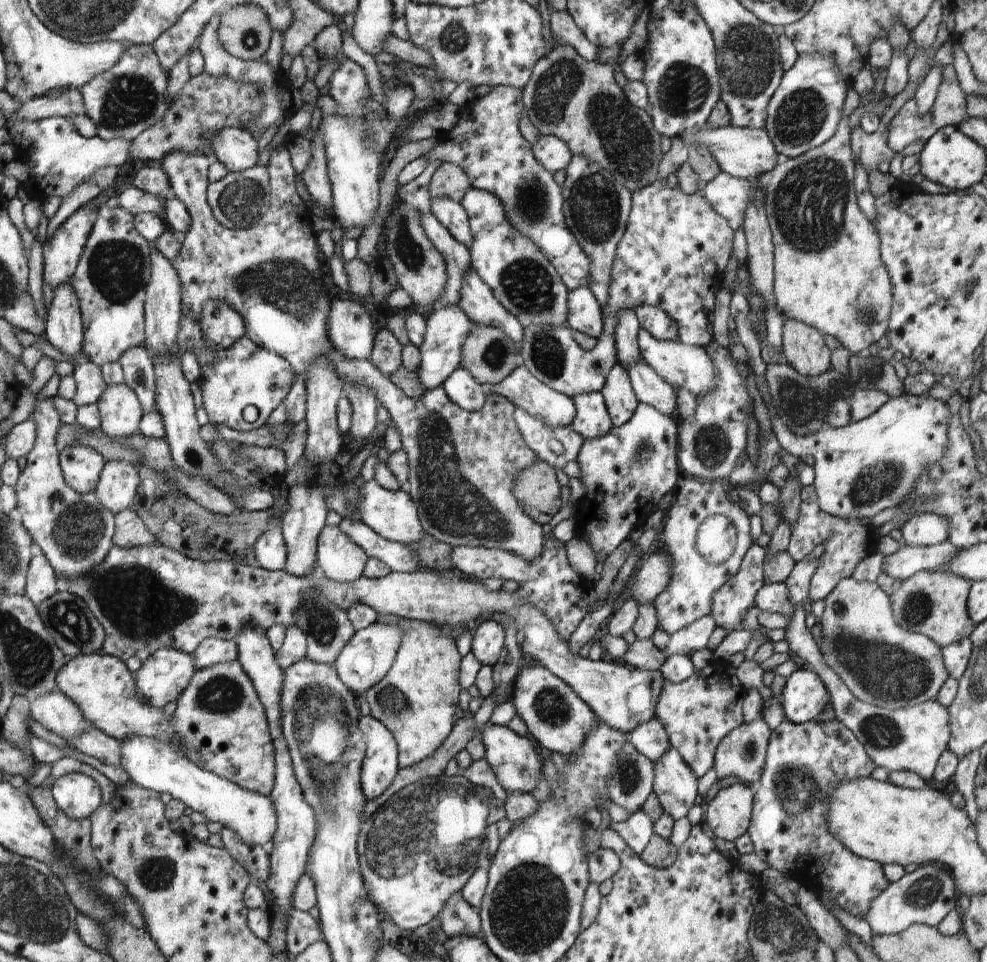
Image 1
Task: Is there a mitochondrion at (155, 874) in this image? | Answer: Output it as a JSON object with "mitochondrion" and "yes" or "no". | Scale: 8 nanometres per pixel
{"mitochondrion":"yes"}

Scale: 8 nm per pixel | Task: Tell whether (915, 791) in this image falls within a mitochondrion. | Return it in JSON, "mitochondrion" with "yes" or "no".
{"mitochondrion":"no"}

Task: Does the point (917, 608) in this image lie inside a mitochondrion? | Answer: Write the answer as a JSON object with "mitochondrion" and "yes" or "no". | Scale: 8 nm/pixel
{"mitochondrion":"yes"}

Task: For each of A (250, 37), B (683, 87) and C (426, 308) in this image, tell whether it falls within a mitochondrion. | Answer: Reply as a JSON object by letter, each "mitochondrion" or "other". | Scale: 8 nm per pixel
{"A":"mitochondrion","B":"mitochondrion","C":"other"}

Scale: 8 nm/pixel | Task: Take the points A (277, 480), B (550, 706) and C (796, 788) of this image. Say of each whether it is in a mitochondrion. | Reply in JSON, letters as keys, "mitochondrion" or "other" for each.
{"A":"other","B":"mitochondrion","C":"mitochondrion"}

